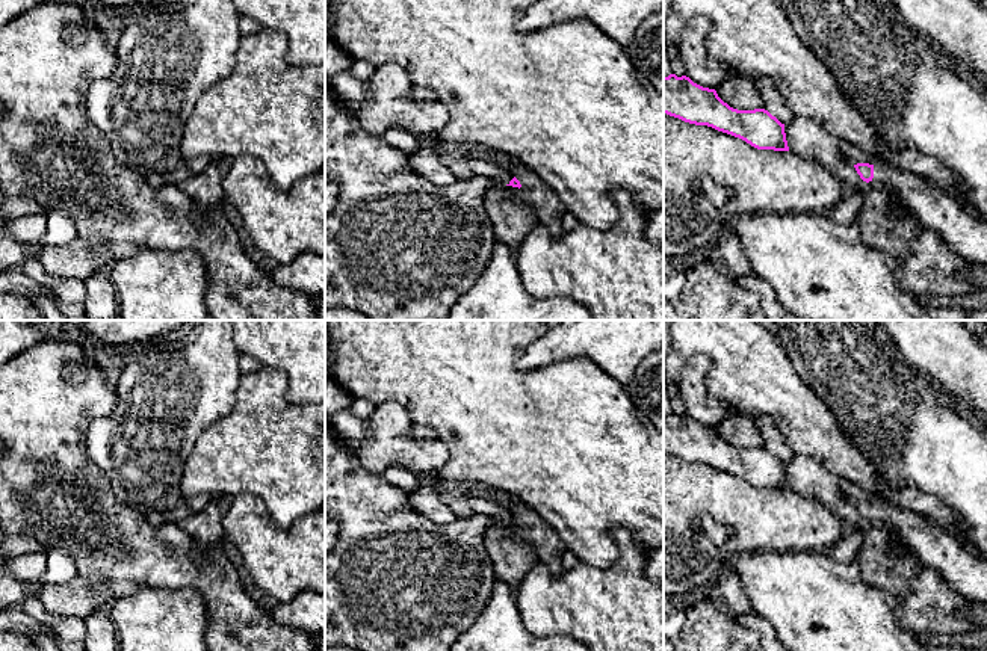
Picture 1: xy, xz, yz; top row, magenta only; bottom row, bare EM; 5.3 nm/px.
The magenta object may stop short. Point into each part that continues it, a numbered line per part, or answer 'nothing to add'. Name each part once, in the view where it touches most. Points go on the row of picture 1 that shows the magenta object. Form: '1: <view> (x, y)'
1: yz (966, 234)

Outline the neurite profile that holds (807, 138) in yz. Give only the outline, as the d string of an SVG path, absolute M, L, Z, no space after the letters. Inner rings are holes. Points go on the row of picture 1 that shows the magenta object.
M798 116L784 124L789 151L813 159L839 177L848 189L860 189L865 195L874 189L884 189L895 202L901 202L893 189L874 181L863 181L854 165L845 157L840 148L840 137L827 131L821 122Z

